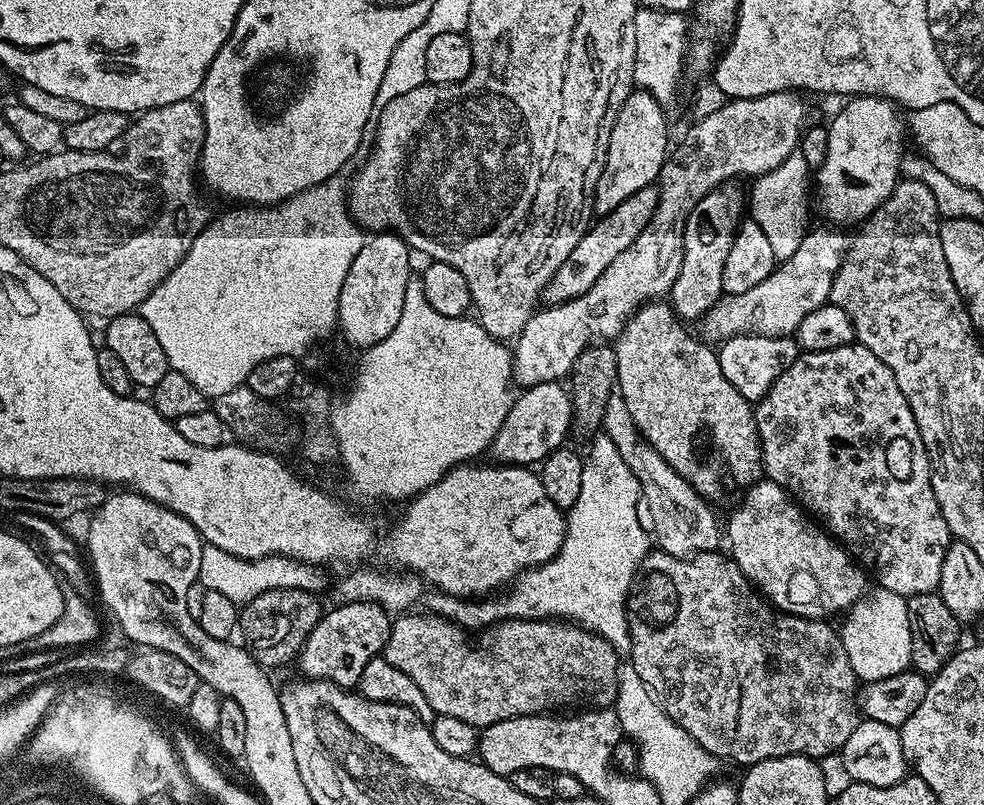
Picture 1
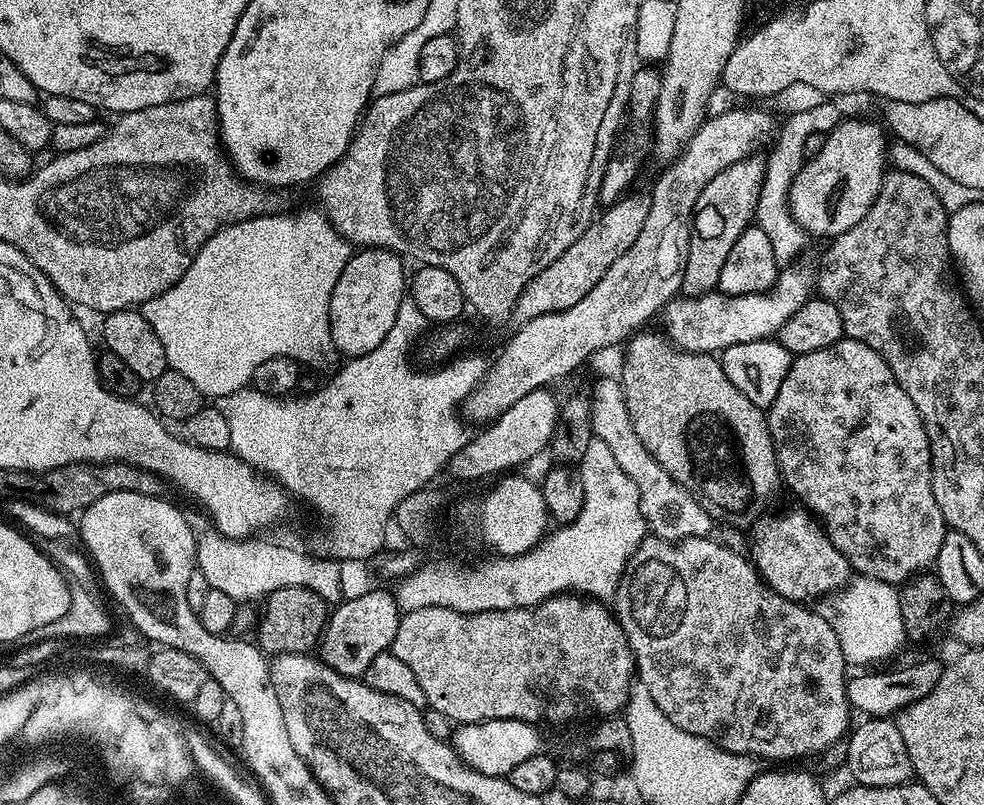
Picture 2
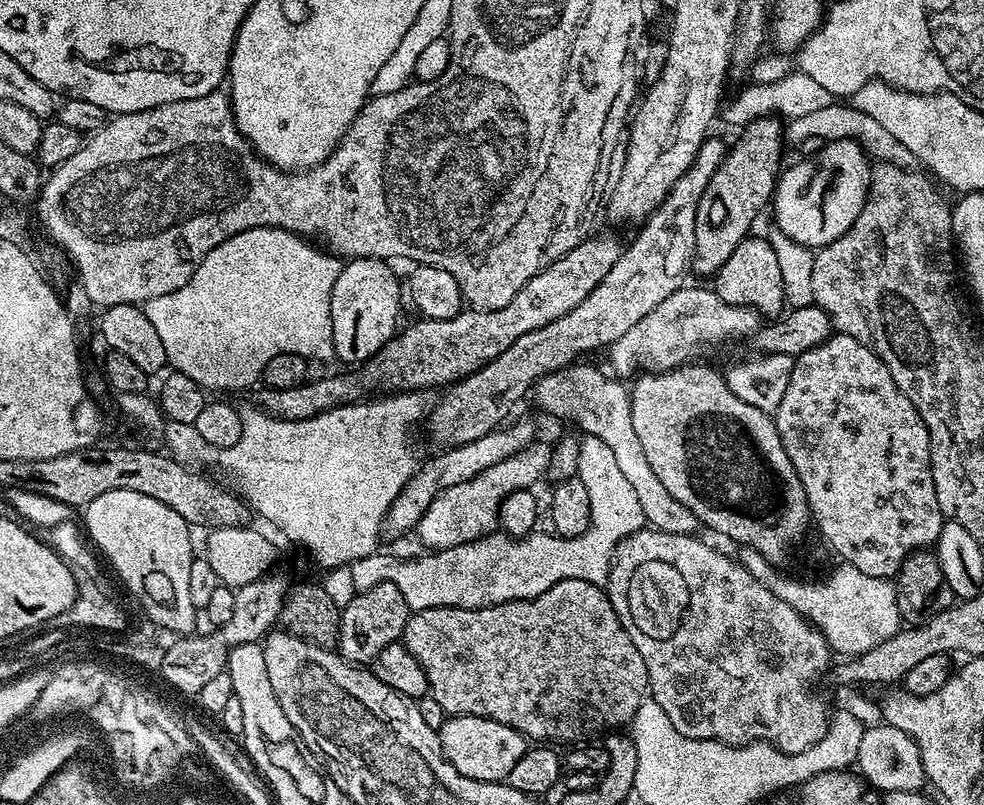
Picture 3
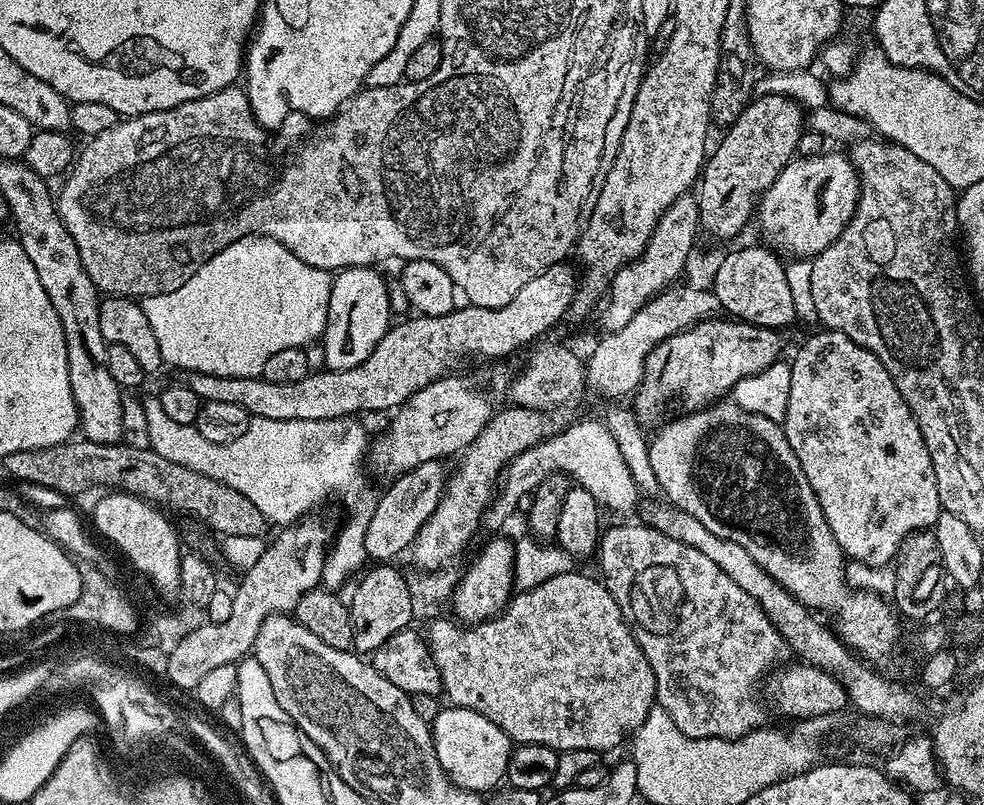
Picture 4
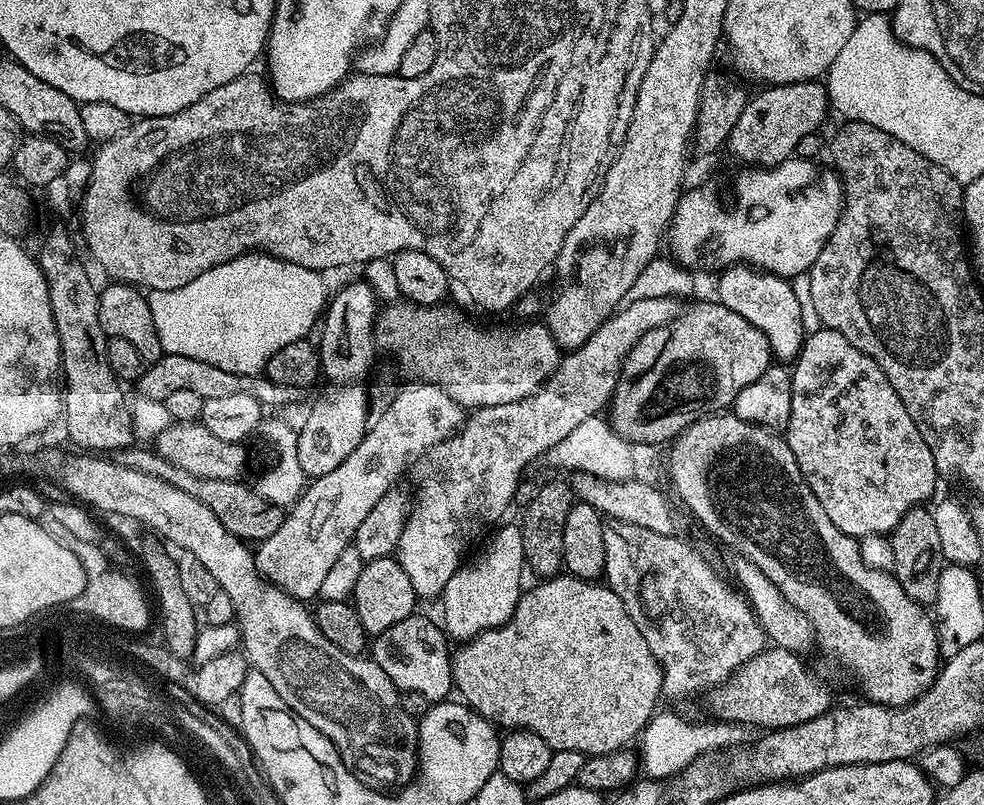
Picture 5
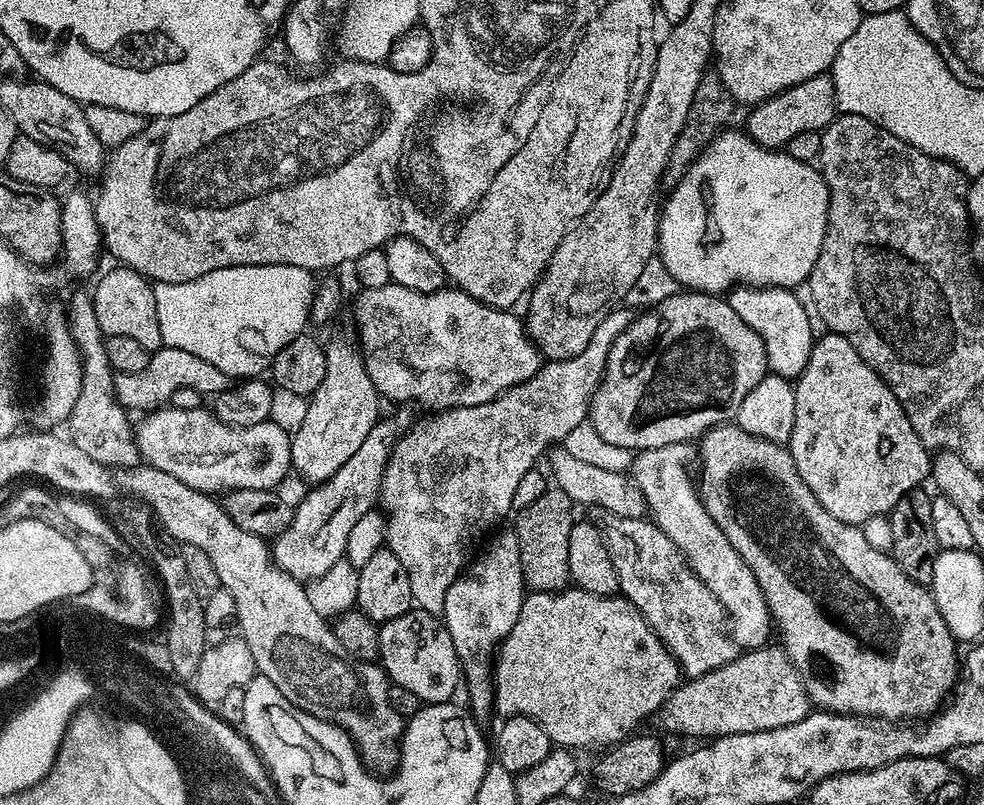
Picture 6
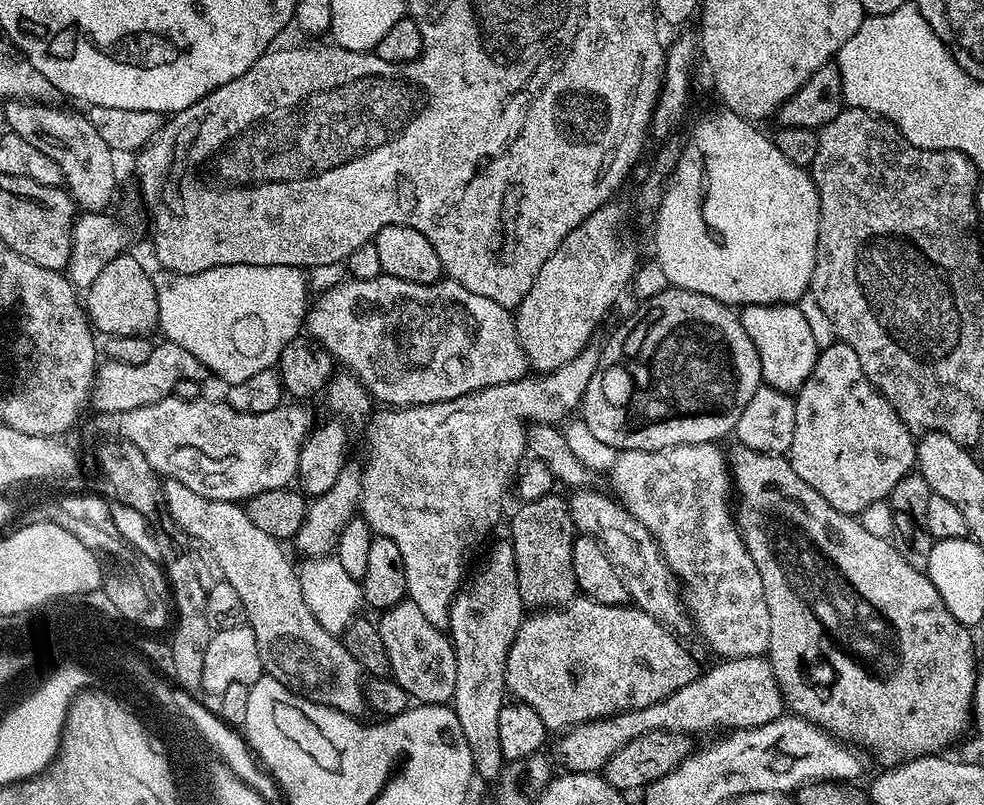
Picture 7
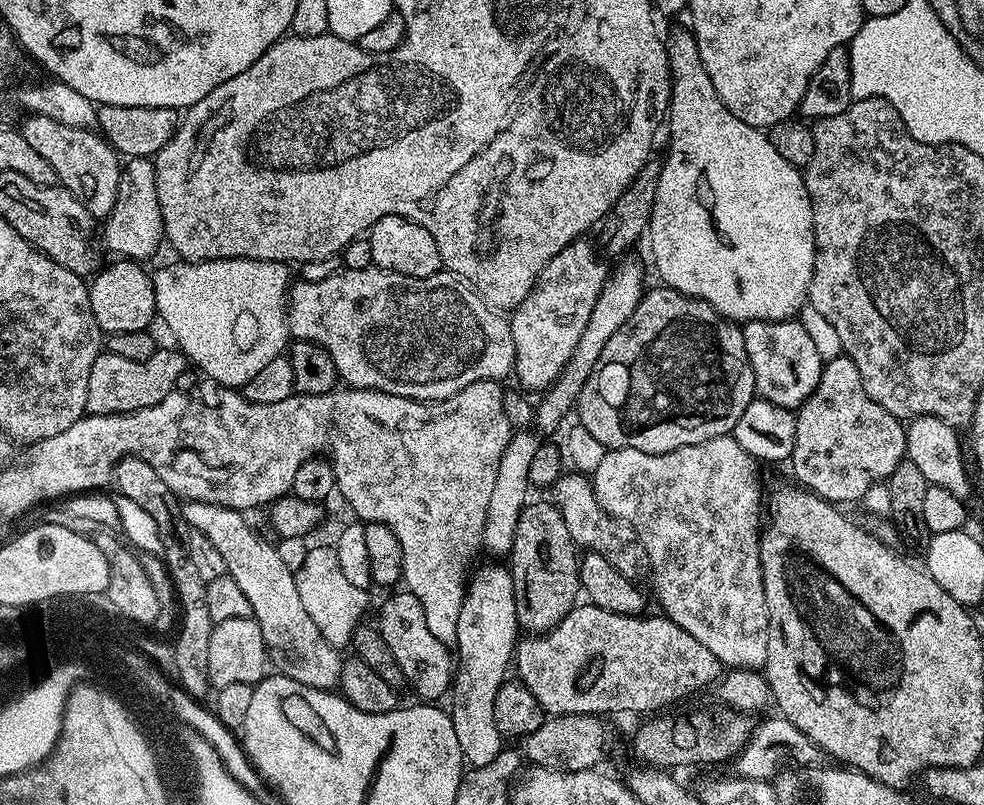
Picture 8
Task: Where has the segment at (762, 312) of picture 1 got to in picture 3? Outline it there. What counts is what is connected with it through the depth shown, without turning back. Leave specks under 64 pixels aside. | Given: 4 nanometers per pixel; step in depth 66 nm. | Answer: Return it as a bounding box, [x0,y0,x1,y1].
[606,286,762,378]

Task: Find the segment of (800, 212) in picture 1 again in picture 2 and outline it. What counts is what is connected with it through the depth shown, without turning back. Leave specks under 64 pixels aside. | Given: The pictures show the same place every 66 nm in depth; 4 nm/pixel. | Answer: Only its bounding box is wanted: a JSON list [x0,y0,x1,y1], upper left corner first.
[755,100,844,267]

